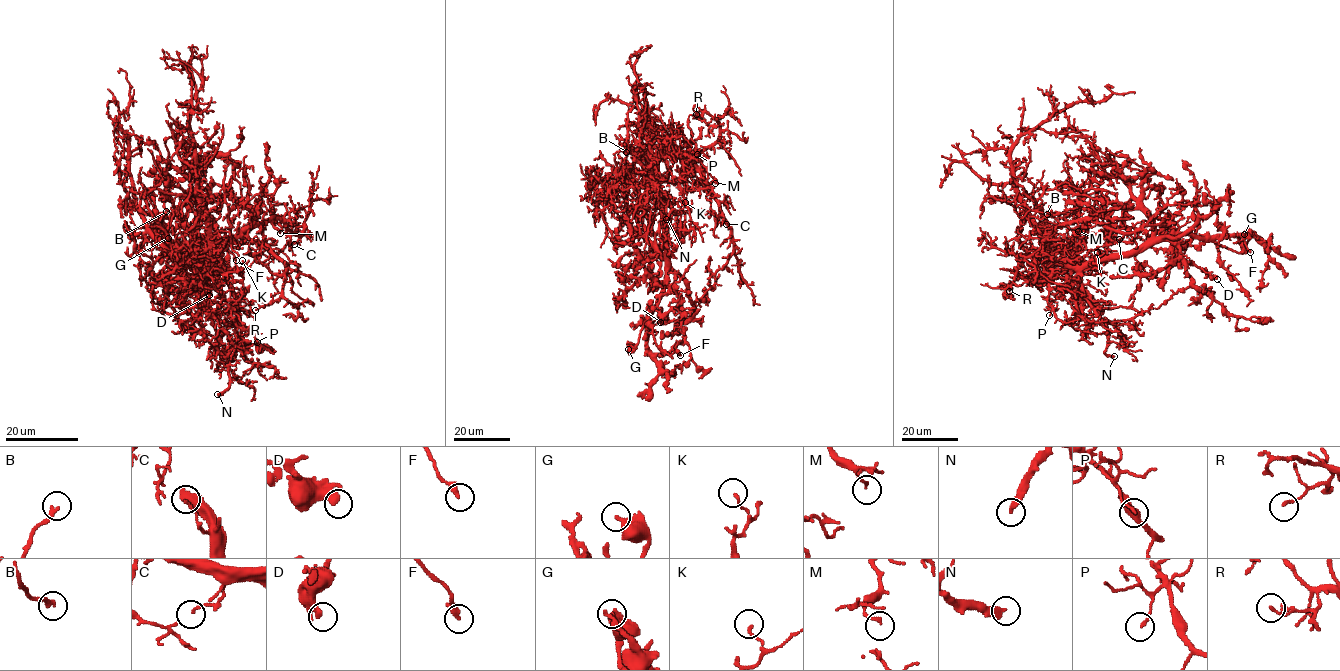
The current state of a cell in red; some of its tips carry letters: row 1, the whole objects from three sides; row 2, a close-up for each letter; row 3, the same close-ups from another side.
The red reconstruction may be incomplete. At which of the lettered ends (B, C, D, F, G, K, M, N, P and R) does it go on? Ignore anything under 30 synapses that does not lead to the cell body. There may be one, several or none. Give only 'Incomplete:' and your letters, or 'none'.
Incomplete: N

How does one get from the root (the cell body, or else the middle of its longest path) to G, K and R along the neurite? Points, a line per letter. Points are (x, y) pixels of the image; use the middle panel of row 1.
G: (657, 164), (657, 188), (662, 198), (664, 228), (664, 293), (644, 325), (637, 344), (629, 353), (628, 349)
K: (657, 164), (657, 186), (661, 198), (673, 203), (681, 201), (685, 204), (685, 201), (687, 204), (685, 202)
R: (657, 164), (666, 154), (700, 152), (717, 139), (717, 121), (705, 112), (696, 114)

